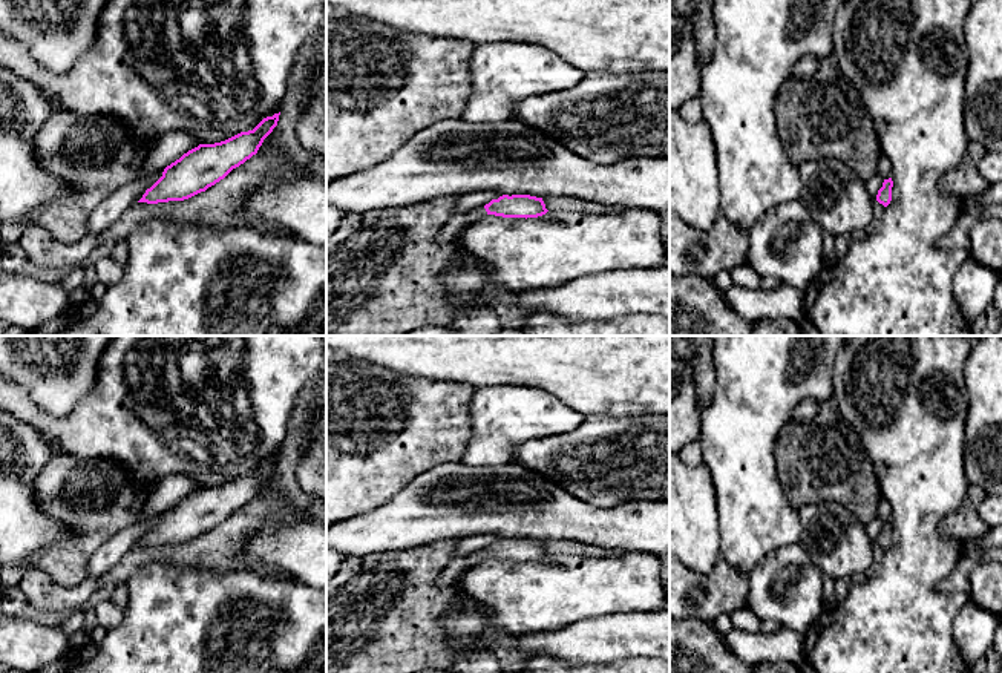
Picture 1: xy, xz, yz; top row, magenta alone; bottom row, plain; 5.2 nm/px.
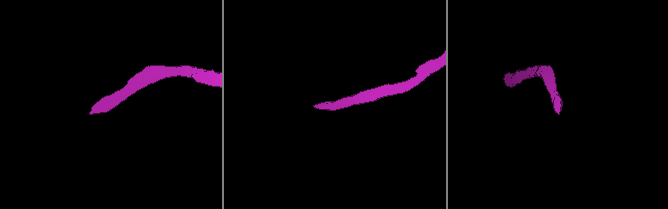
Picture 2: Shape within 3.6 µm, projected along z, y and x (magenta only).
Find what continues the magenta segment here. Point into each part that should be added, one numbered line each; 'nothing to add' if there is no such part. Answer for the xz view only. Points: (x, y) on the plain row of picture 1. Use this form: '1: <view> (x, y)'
1: xz (463, 624)

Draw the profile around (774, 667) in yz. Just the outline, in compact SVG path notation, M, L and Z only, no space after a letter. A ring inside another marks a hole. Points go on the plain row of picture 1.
M780 661L780 662L771 662L771 664L761 664L757 668L752 668L752 673L800 673L798 667L786 662L786 661Z

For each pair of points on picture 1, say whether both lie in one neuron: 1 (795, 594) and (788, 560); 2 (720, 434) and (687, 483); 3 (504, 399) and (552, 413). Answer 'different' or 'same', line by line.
1: same
2: different
3: same

